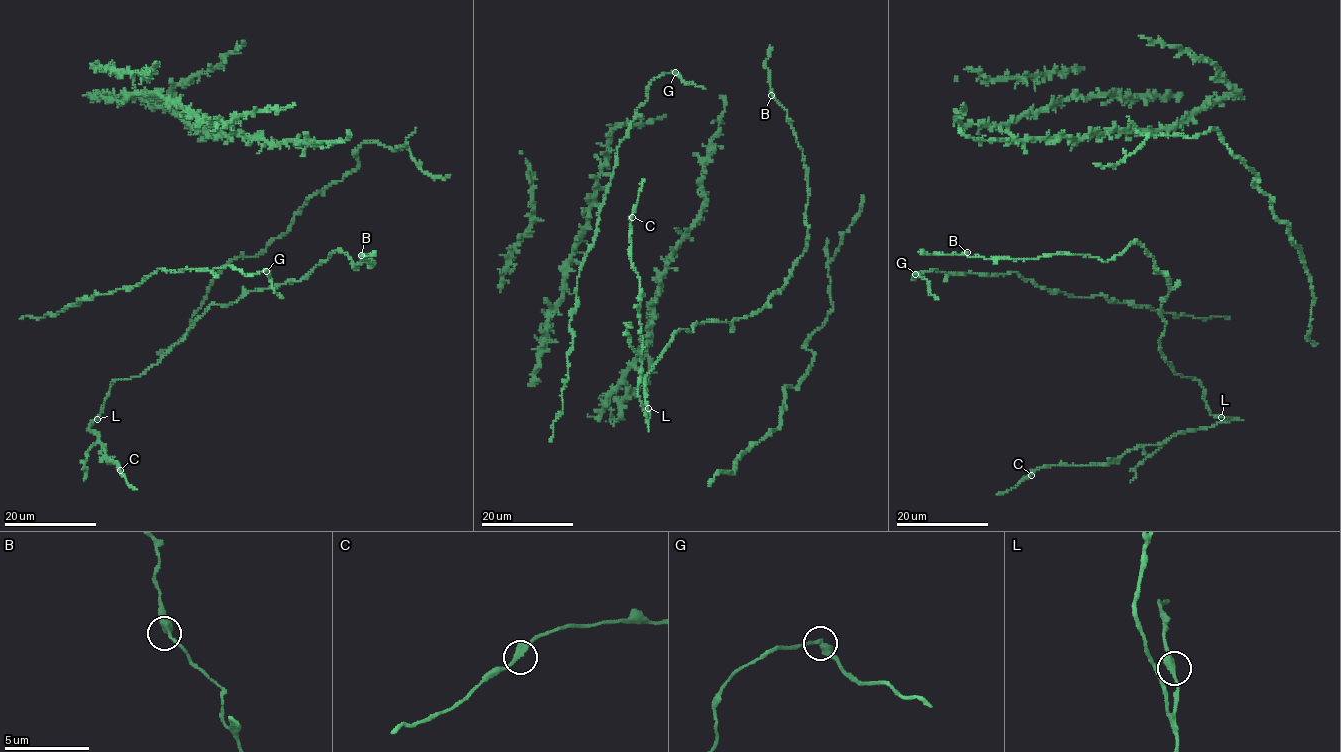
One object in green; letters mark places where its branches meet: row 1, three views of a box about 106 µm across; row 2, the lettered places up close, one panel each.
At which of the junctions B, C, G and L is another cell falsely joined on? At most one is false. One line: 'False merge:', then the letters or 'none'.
False merge: G

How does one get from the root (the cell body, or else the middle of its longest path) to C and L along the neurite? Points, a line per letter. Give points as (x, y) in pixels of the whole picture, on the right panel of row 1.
C: (976, 256), (1108, 261), (1140, 242), (1170, 283), (1163, 357), (1233, 419), (1031, 475)
L: (976, 256), (1108, 261), (1140, 242), (1170, 283), (1159, 347), (1221, 417)

